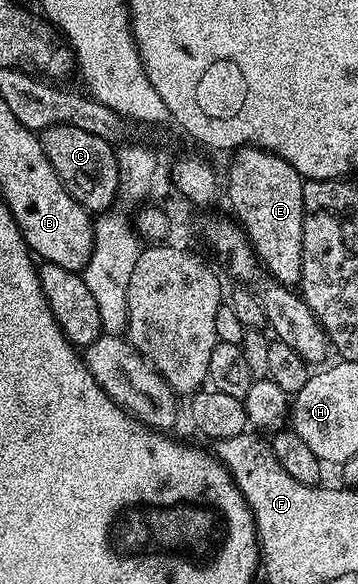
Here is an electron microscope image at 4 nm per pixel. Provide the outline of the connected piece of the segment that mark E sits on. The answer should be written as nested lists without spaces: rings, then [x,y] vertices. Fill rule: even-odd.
[[[239,147],[229,163],[229,207],[272,282],[296,288],[303,273],[303,180],[289,162],[261,147]]]

